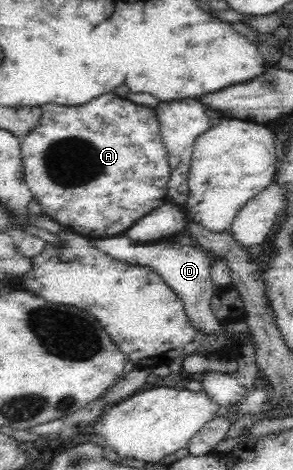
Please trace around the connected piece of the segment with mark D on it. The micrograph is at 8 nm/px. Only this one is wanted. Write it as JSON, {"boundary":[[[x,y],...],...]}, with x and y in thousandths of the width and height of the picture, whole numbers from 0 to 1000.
{"boundary":[[[430,498],[372,506],[304,509],[304,517],[386,551],[430,555],[447,564],[481,564],[526,572],[549,594],[618,634],[645,685],[700,715],[754,709],[761,689],[724,664],[734,611],[717,587],[720,555],[710,538],[662,521],[621,521],[608,509],[560,509],[509,519],[461,519]]]}

